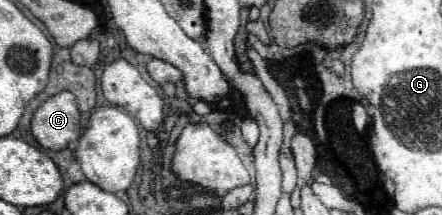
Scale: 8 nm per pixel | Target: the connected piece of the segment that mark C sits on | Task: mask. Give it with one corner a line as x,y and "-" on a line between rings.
72,92
48,98
32,118
32,136
48,150
62,150
80,136
80,110

